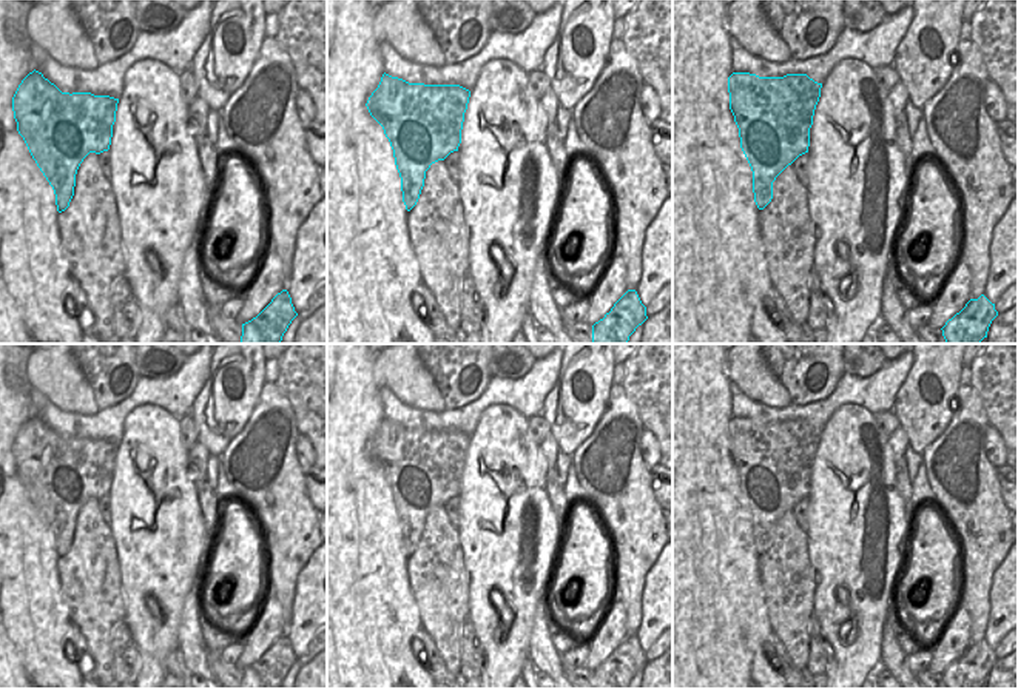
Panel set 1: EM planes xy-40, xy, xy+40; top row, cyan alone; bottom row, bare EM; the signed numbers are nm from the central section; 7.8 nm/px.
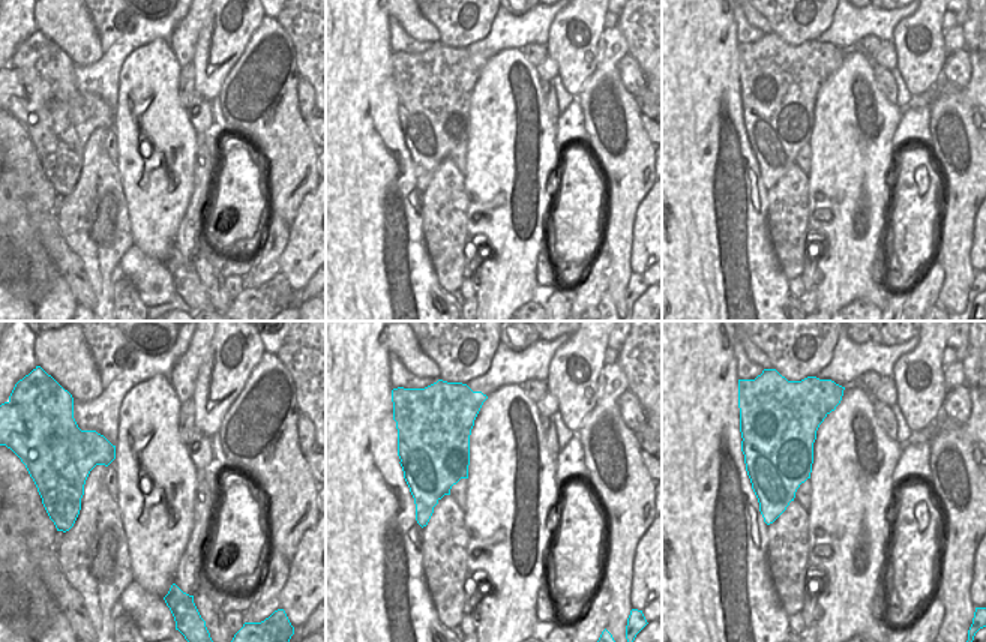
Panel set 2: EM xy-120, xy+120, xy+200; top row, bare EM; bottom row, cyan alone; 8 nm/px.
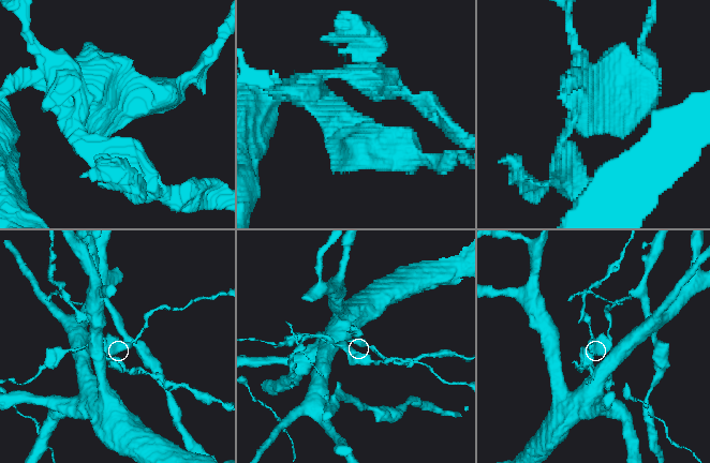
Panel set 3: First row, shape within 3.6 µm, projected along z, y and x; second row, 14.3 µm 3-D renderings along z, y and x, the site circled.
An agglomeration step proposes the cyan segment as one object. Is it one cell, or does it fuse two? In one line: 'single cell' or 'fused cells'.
fused cells

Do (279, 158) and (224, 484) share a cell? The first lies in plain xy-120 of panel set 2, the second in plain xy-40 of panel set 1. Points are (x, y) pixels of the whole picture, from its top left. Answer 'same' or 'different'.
different

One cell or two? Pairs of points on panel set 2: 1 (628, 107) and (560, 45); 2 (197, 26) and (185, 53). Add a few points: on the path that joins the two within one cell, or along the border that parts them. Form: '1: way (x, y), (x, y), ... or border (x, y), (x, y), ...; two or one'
1: border (601, 56), (596, 69), (575, 96); two
2: way (191, 32), (185, 38), (185, 47); one

